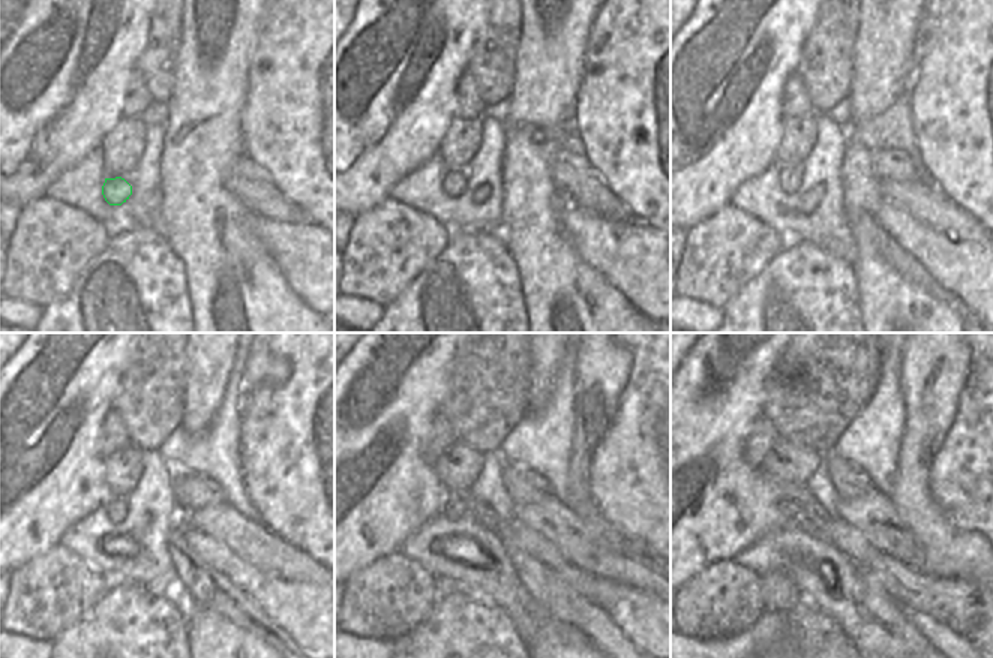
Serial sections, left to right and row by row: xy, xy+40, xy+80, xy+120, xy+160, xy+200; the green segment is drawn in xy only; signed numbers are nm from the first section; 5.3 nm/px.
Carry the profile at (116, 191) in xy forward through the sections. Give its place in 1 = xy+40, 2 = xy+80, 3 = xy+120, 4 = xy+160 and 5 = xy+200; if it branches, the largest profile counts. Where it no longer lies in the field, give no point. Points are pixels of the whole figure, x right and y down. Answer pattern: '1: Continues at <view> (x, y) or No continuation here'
1: Continues at xy+40 (453, 185)
2: Continues at xy+80 (789, 176)
3: Continues at xy+120 (117, 505)
4: Continues at xy+160 (455, 507)
5: Continues at xy+200 (789, 507).

